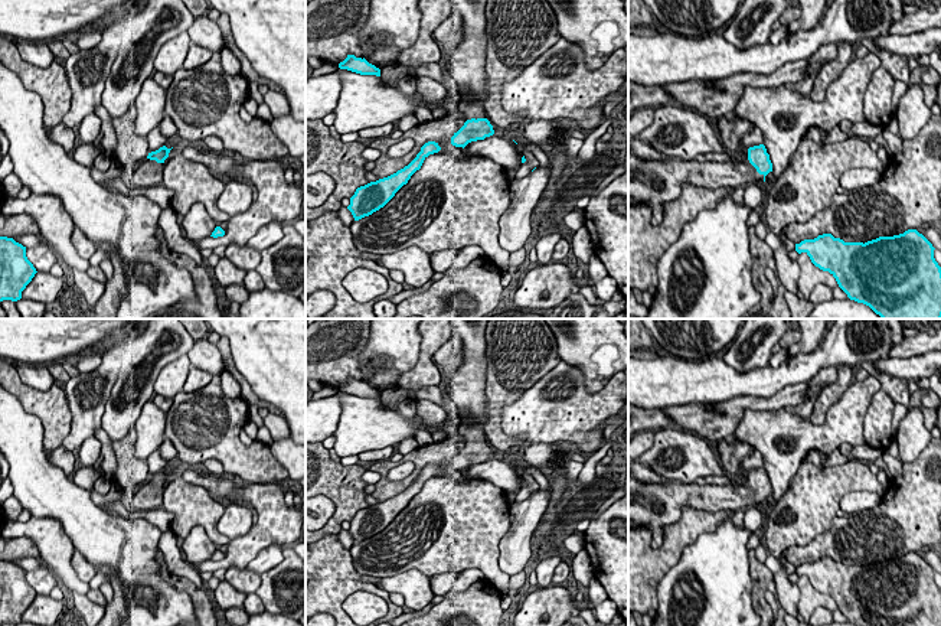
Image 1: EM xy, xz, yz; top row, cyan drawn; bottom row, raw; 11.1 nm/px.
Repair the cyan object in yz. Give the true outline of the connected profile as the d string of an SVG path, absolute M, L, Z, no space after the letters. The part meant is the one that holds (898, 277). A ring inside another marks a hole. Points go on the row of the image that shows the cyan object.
M917 229L893 237L879 237L865 244L844 242L831 234L795 244L795 251L806 252L816 267L829 271L850 300L869 306L882 319L941 319L941 267L934 258L934 250Z

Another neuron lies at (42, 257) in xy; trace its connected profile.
M45 241L36 247L26 248L26 257L40 273L49 273L56 264L56 252Z

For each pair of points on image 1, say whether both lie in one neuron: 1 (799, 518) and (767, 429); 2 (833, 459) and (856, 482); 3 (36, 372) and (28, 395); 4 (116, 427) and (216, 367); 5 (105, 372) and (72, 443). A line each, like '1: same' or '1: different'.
1: different
2: different
3: different
4: different
5: same

